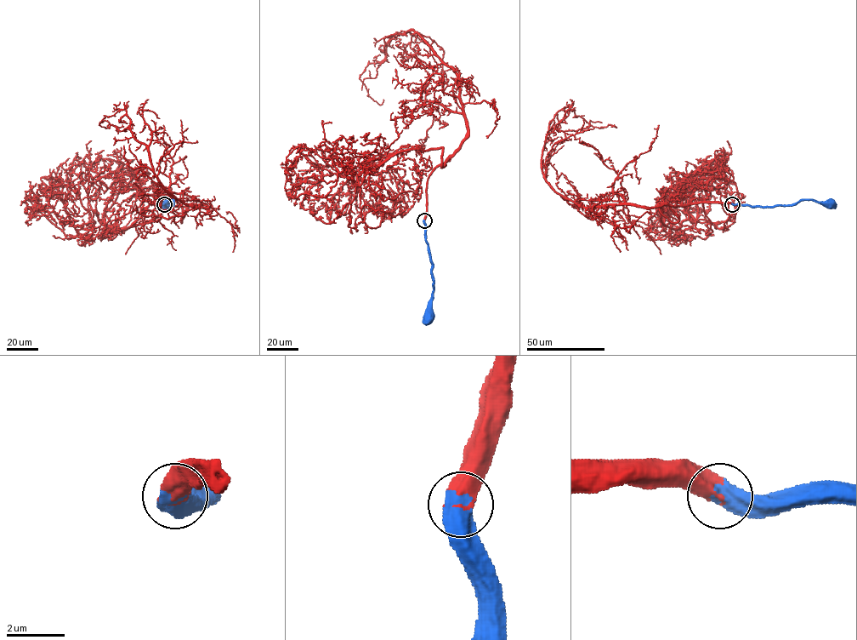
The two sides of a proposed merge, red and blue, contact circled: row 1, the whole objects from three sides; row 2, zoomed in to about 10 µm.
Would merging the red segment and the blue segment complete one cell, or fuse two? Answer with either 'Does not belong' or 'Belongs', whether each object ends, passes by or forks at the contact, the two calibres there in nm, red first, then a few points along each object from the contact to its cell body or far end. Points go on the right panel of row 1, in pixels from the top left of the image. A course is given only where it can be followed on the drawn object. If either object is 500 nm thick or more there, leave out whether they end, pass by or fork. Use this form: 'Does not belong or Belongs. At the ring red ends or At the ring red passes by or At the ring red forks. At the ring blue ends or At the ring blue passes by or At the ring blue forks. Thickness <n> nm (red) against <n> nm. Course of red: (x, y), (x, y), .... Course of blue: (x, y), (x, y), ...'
Belongs. Thickness 300 nm (red) against 800 nm. Course of red: (732, 204), (661, 205), (696, 220), (683, 235), (705, 238), (709, 204), (679, 189). Course of blue: (732, 204), (774, 206), (797, 204), (805, 199), (830, 203)

